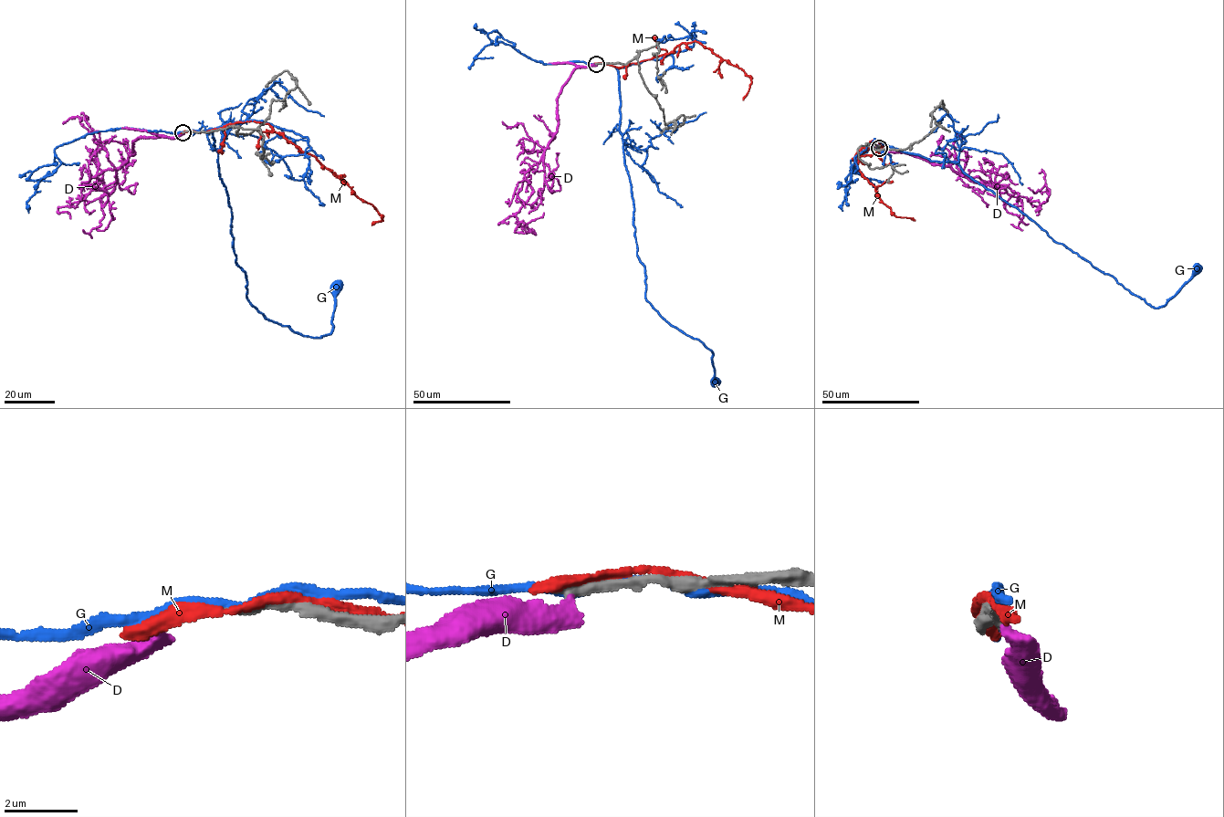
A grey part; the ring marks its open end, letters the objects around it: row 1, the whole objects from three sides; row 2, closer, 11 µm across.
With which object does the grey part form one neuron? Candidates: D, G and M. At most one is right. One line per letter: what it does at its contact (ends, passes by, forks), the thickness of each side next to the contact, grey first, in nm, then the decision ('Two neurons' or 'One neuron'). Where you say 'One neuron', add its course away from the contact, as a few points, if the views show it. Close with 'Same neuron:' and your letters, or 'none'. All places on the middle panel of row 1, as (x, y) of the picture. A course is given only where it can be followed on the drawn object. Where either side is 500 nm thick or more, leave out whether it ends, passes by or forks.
D: It ends there. Thickness 280 nm (grey) against 400 nm. Two neurons
G: It passes by. Thickness 240 nm (grey) against 220 nm. Two neurons
M: It passes by. Thickness 240 nm (grey) against 240 nm. Two neurons
Same neuron: none

